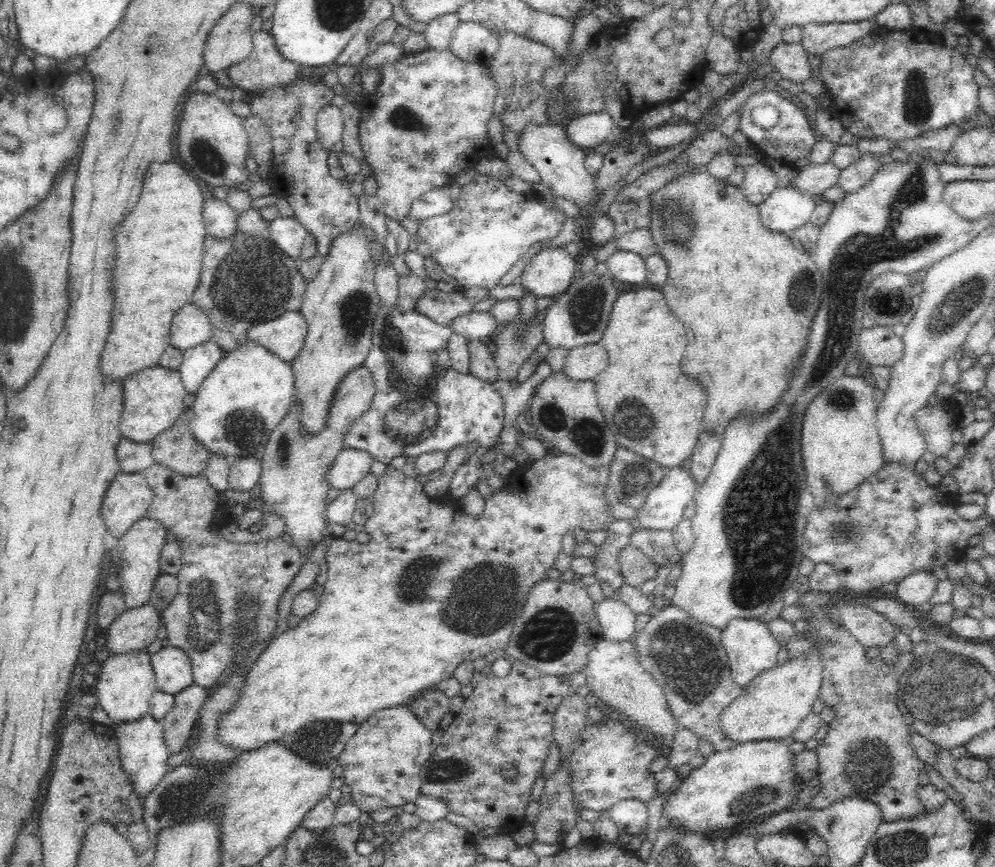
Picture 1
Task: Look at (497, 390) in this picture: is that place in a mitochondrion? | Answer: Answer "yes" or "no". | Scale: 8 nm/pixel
no

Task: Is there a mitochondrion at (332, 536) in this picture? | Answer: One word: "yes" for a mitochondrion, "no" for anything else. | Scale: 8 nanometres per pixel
no

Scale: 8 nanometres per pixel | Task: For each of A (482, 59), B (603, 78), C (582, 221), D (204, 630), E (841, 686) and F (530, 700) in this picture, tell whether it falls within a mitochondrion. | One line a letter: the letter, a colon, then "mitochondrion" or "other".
A: other
B: mitochondrion
C: other
D: mitochondrion
E: other
F: other

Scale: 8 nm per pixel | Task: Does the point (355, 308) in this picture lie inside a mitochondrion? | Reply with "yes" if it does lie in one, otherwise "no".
yes

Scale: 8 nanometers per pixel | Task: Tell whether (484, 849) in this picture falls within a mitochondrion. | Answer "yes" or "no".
no

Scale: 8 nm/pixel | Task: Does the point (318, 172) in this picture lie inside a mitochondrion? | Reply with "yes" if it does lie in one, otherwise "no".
no

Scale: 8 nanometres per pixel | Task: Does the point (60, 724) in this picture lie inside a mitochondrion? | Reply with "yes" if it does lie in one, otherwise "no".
no

